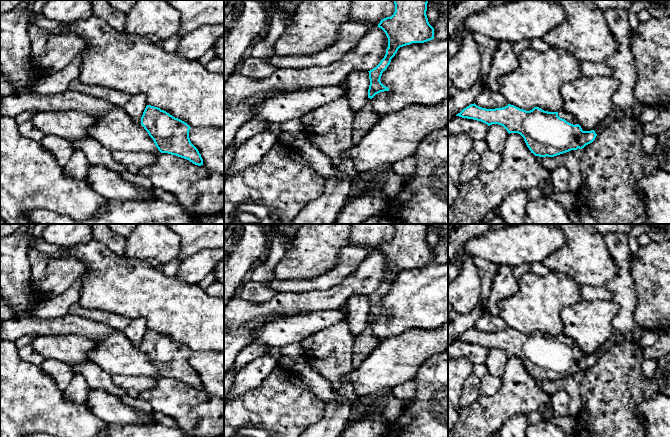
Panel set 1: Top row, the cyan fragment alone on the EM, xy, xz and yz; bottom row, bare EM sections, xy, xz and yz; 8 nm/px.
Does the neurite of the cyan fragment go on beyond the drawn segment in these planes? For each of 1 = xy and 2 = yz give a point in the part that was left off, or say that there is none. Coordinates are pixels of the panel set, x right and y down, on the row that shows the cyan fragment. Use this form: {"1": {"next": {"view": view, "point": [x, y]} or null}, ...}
{"1": {"next": null}, "2": {"next": {"view": "yz", "point": [567, 116]}}}

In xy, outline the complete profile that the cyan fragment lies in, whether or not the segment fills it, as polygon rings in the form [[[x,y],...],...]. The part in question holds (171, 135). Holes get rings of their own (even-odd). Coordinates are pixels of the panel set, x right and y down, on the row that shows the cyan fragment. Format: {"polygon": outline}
{"polygon": [[[147,105],[141,117],[141,125],[153,139],[161,153],[168,153],[203,165],[198,149],[189,138],[190,126],[158,107]]]}

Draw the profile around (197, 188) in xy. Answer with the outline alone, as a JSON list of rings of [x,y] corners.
[[[116,107],[93,116],[95,123],[88,130],[89,137],[106,148],[156,155],[157,159],[153,165],[139,169],[139,173],[151,181],[153,188],[161,188],[173,194],[180,205],[193,210],[199,218],[213,218],[224,212],[224,176],[211,172],[204,165],[198,166],[176,155],[161,153],[141,122],[135,122],[123,108]]]

